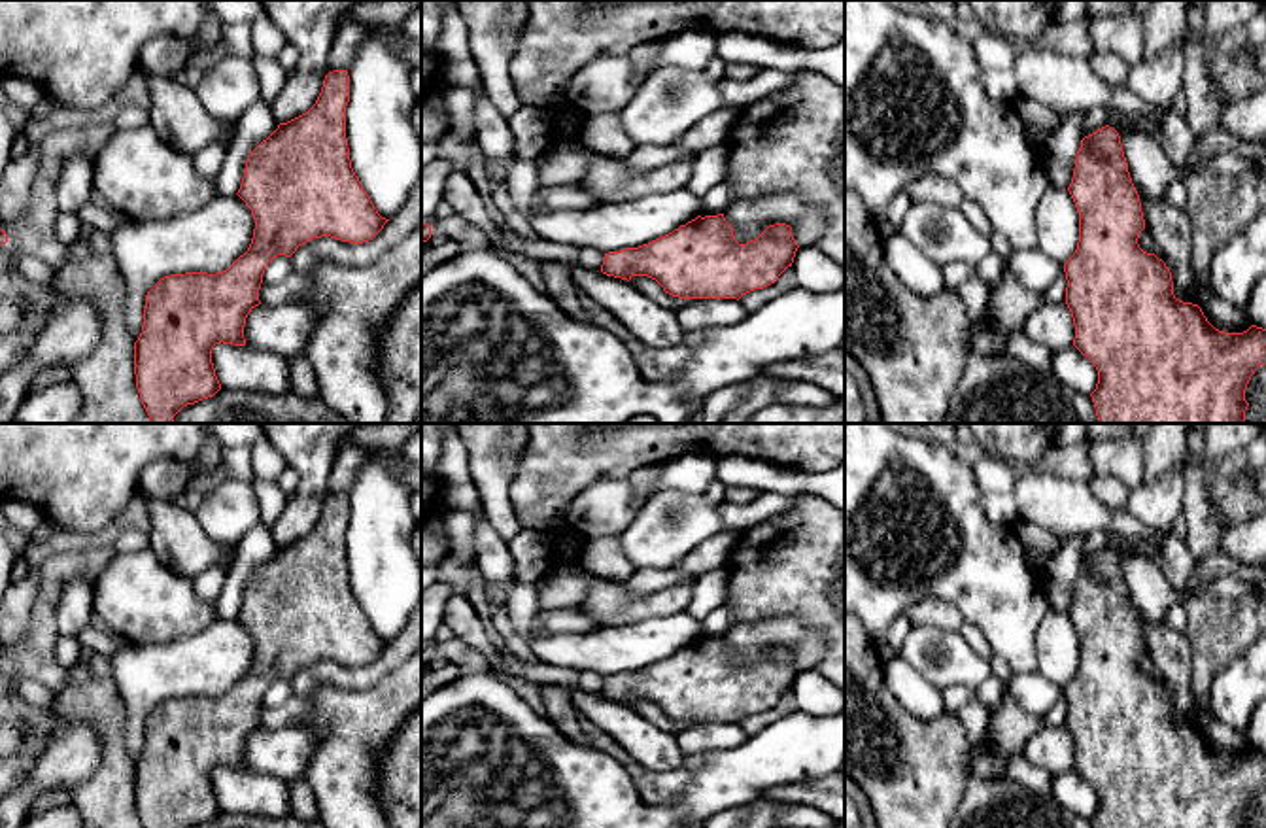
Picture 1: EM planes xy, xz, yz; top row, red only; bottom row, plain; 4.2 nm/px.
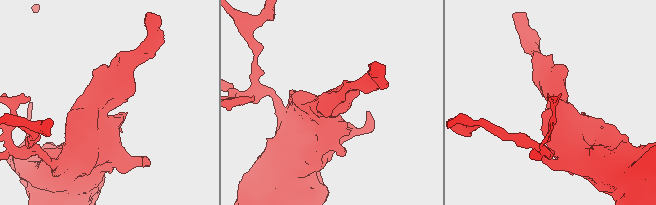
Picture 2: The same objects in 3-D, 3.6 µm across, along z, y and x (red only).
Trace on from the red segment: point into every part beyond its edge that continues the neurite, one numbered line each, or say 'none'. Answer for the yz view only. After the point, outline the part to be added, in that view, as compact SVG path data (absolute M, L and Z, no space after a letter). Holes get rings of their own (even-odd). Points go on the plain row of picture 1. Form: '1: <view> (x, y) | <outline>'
none

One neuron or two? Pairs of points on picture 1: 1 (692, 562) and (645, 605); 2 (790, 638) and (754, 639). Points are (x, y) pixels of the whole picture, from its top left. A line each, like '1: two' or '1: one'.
1: two
2: one

